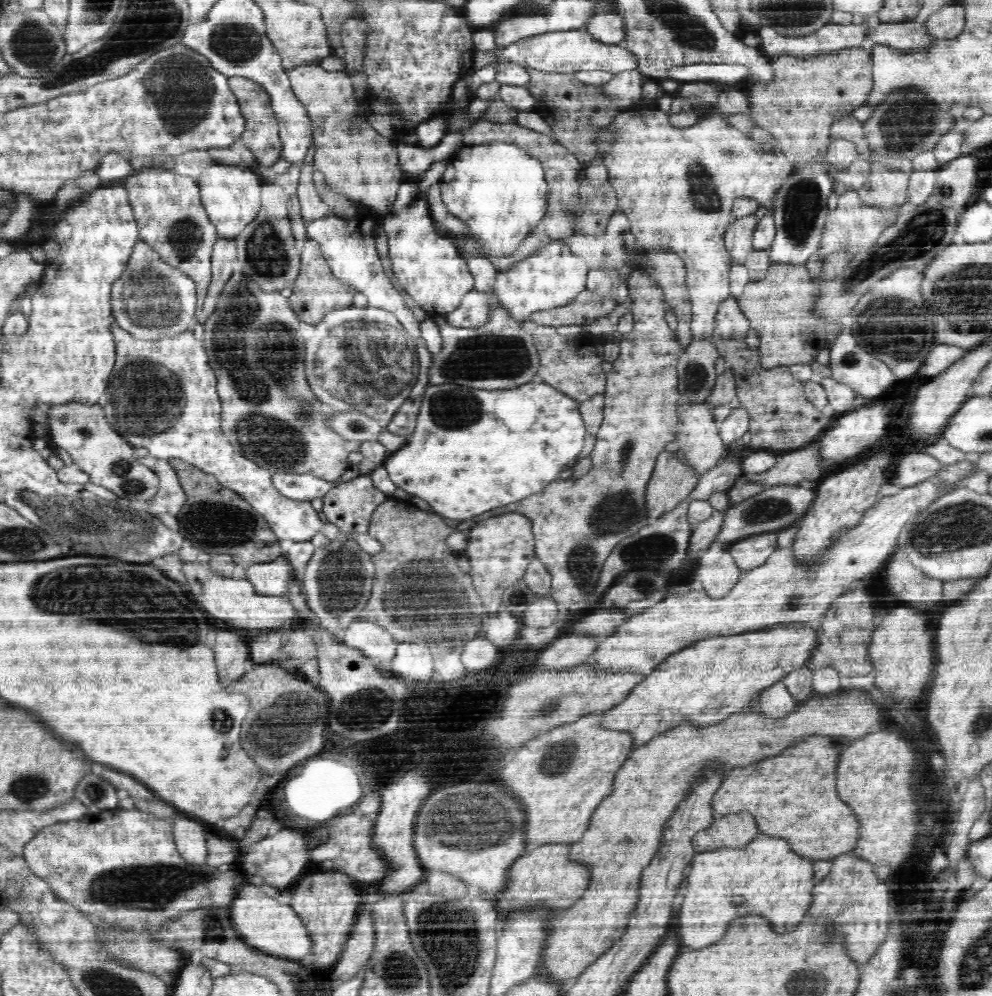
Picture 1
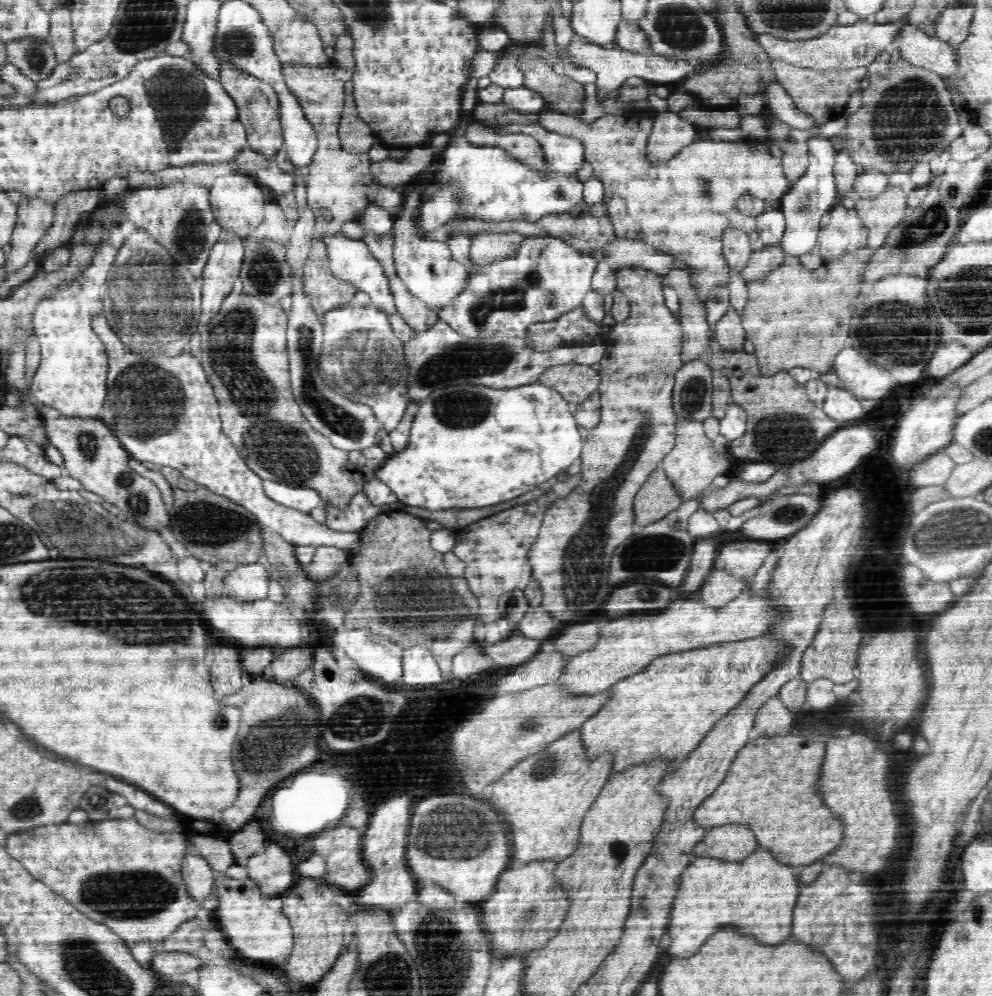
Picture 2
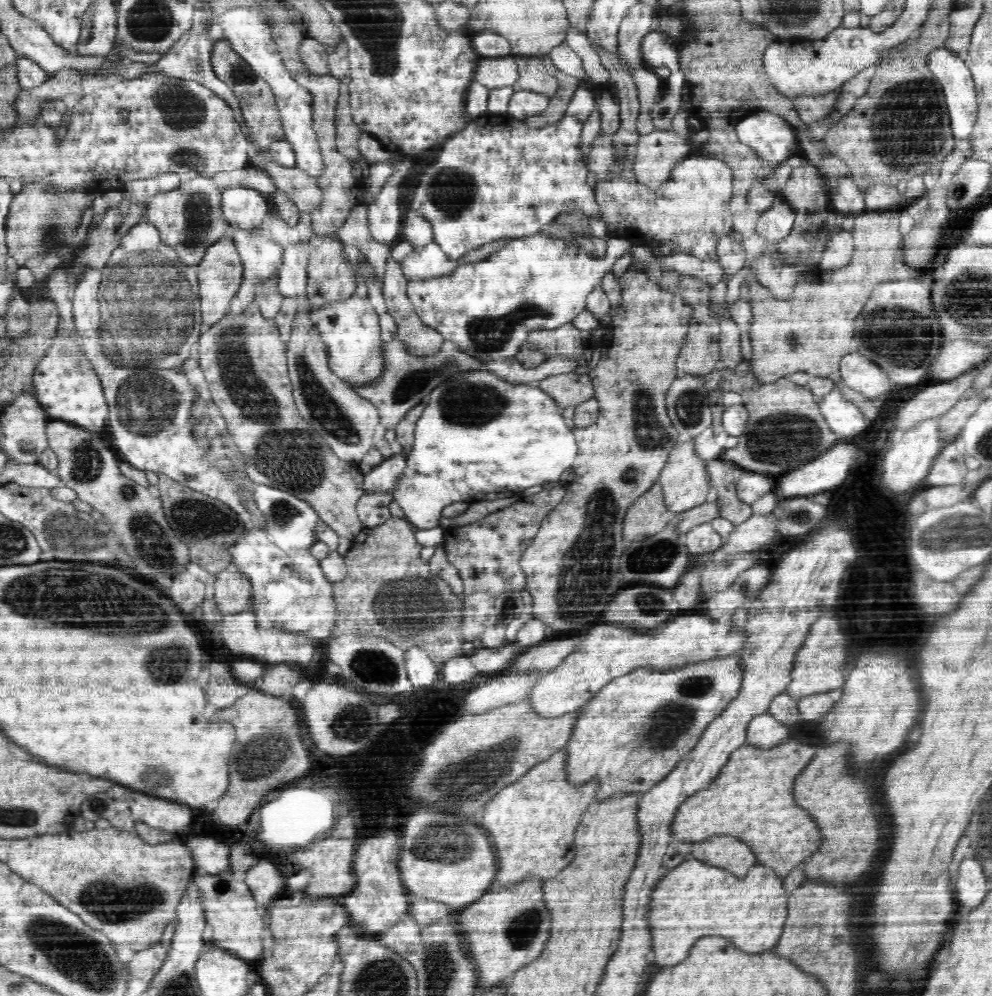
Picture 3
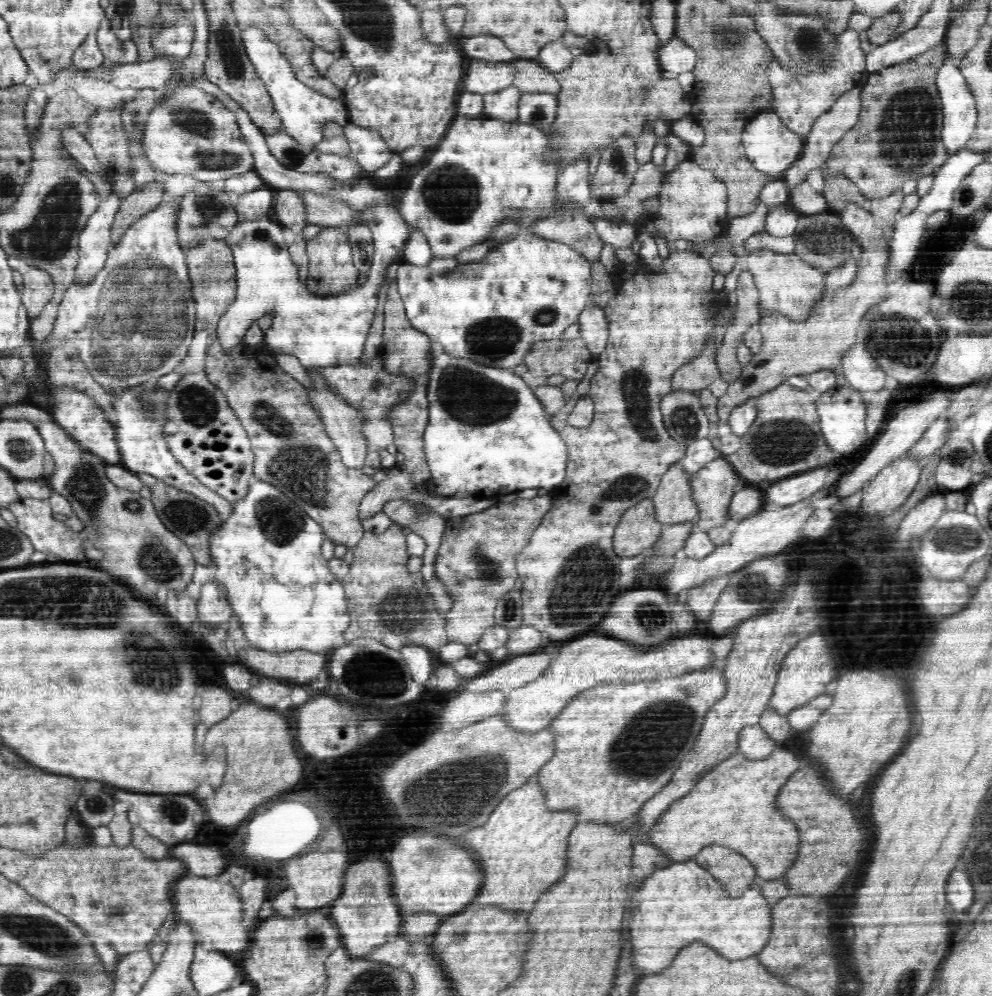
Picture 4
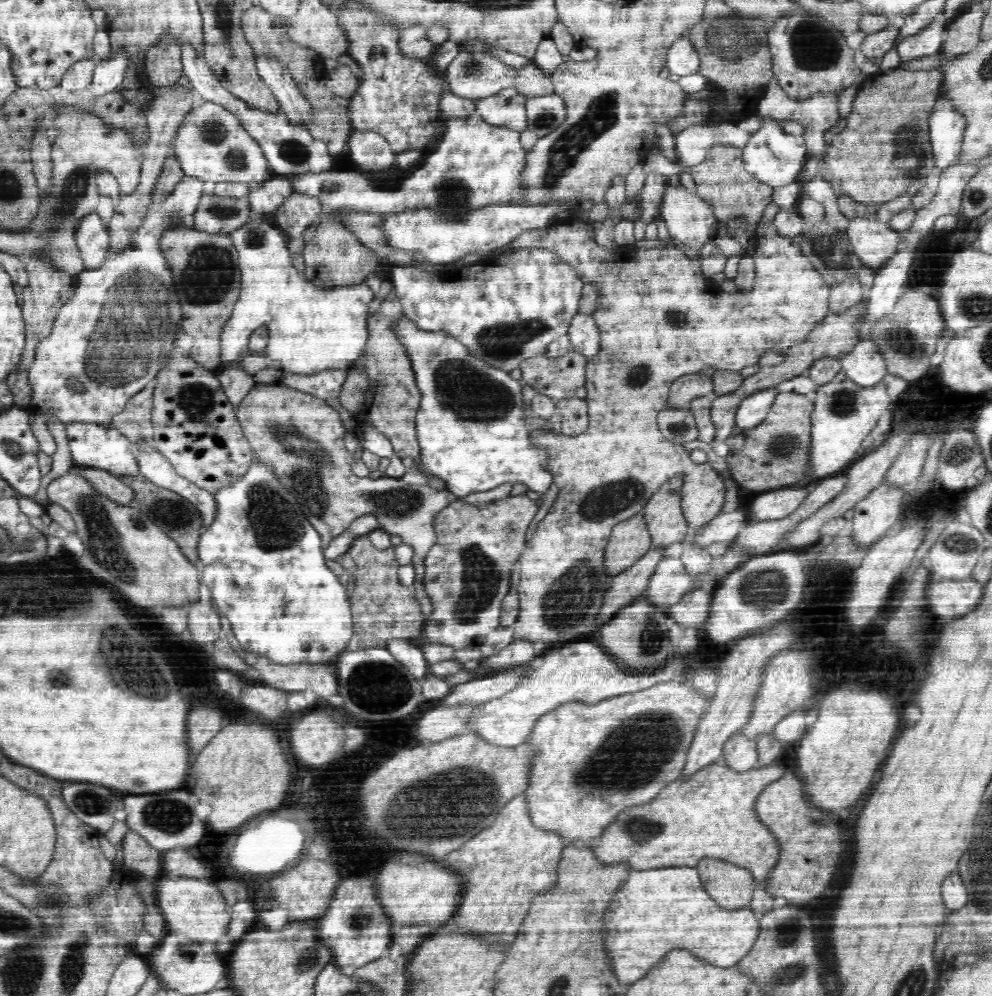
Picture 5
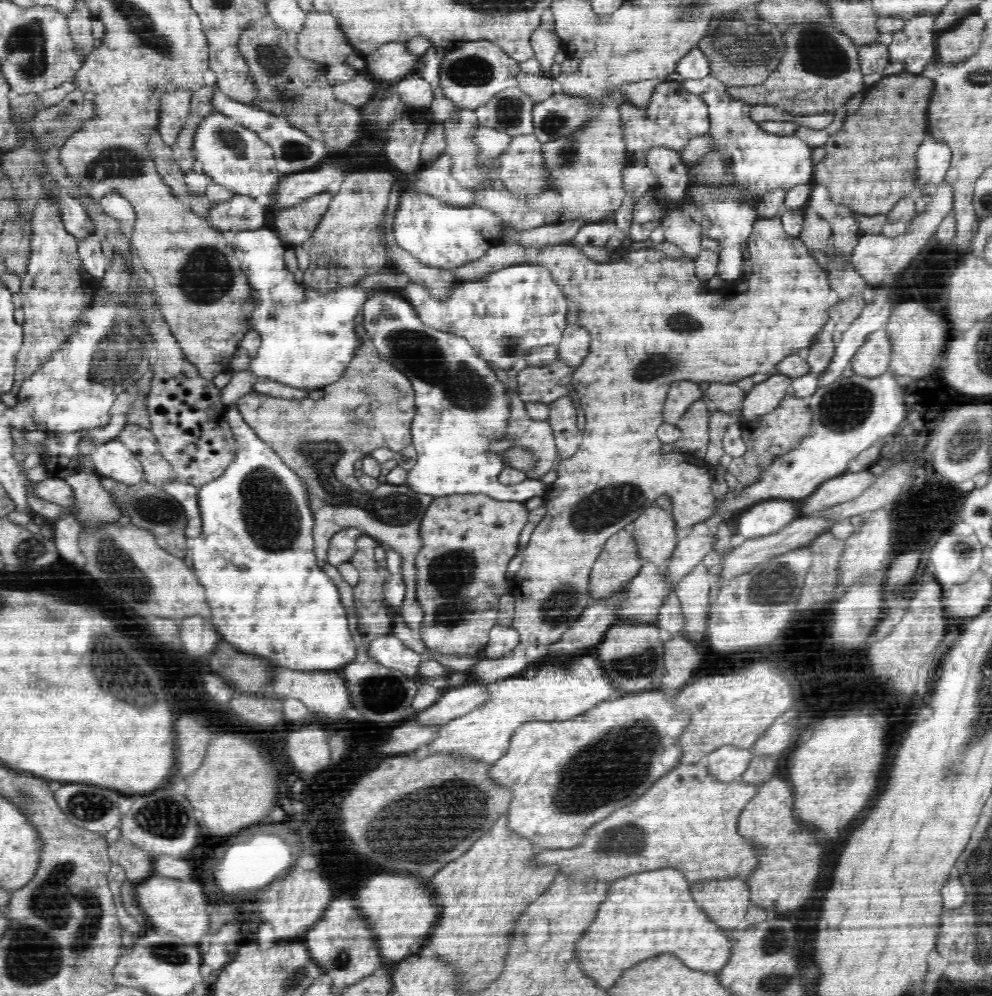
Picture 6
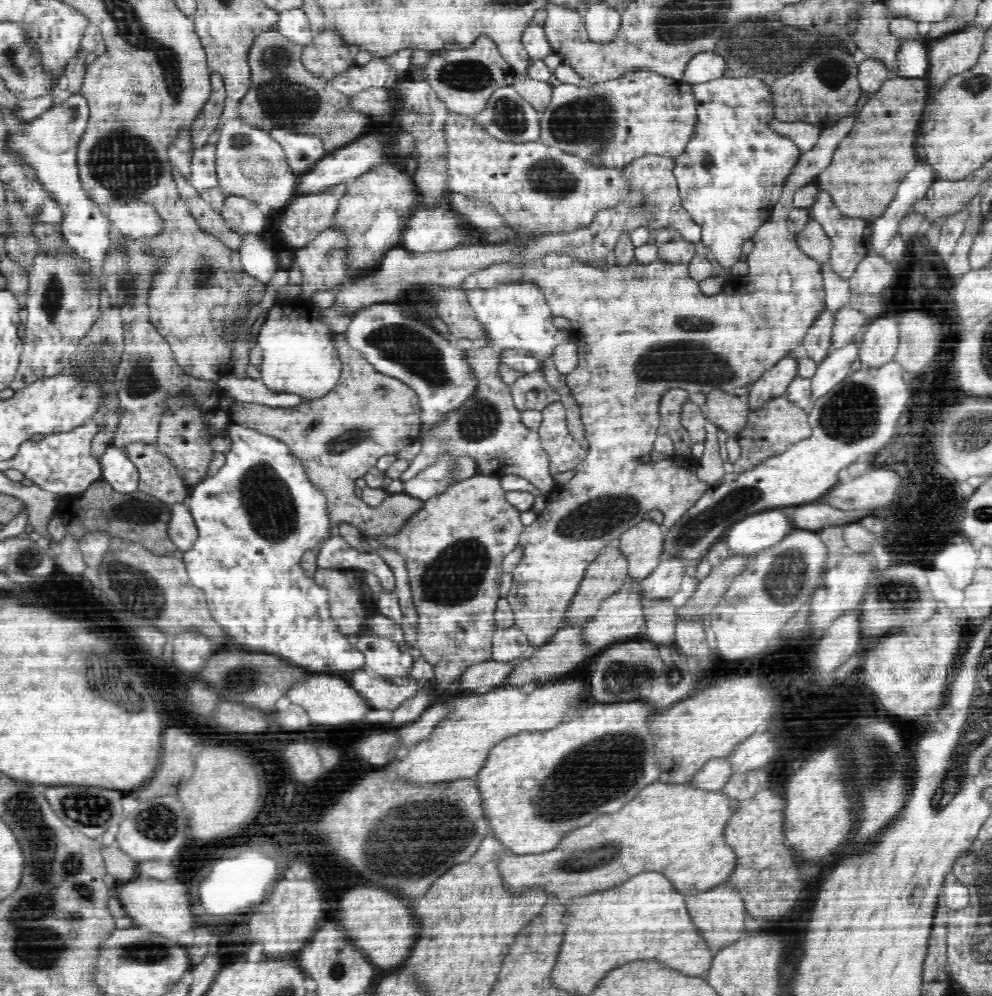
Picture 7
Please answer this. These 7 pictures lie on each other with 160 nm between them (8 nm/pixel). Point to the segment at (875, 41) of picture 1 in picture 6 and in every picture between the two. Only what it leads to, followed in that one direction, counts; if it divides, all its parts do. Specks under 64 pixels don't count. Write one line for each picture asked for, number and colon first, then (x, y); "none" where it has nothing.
2: (914, 44)
3: (951, 72)
4: (959, 104)
5: (946, 124)
6: (933, 159)

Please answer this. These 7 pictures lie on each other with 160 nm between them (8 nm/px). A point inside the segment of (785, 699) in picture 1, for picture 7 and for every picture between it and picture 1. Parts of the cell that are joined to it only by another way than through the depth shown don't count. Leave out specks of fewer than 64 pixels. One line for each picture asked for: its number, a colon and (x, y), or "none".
2: (773, 717)
3: (764, 730)
4: (754, 741)
5: (740, 753)
6: (727, 763)
7: (716, 772)

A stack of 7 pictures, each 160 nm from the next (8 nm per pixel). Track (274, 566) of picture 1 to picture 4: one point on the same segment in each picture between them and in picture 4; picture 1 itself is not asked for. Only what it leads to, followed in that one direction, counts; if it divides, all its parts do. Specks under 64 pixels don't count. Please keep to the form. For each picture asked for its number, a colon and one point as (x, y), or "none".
2: (250, 581)
3: (233, 591)
4: (215, 608)

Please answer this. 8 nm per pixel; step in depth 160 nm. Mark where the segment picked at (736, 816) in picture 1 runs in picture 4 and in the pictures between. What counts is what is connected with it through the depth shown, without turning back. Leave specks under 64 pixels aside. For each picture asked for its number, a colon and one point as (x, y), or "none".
2: (732, 841)
3: (729, 851)
4: (734, 869)

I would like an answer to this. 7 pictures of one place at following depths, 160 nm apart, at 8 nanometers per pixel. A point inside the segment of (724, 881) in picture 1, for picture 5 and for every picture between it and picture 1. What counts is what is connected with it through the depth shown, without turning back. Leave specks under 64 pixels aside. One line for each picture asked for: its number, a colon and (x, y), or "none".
2: (759, 893)
3: (696, 899)
4: (685, 902)
5: (662, 908)

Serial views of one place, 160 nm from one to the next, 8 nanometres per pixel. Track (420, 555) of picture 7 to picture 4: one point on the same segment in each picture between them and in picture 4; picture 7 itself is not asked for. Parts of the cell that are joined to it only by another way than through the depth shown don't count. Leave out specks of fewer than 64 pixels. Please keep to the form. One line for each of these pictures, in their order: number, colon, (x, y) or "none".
4: (477, 559)
5: (467, 572)
6: (469, 539)

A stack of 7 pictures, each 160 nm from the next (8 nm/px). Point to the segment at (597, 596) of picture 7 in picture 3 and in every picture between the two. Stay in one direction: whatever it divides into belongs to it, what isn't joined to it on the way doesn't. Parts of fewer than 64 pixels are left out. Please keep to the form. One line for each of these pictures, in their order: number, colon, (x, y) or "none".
3: (648, 514)
4: (639, 527)
5: (629, 540)
6: (619, 561)

